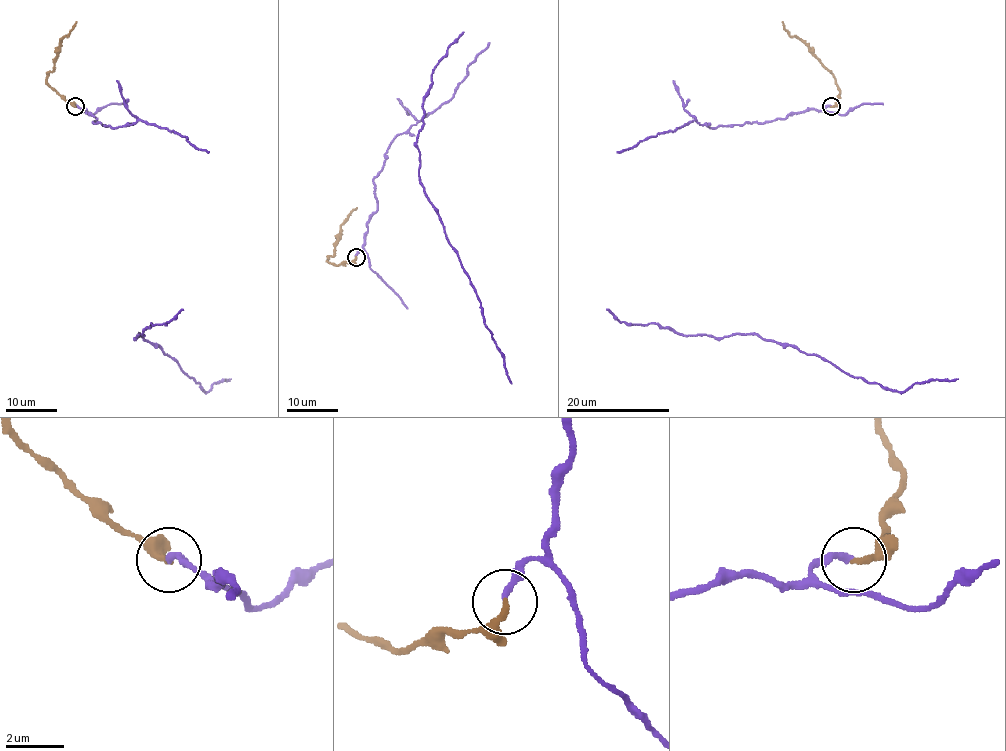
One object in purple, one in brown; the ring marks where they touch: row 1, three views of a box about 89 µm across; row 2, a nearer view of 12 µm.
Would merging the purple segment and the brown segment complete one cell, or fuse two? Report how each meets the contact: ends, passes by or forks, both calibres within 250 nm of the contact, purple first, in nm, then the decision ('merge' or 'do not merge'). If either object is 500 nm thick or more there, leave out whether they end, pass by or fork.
purple ends | brown ends | 200/220 nm | do not merge

